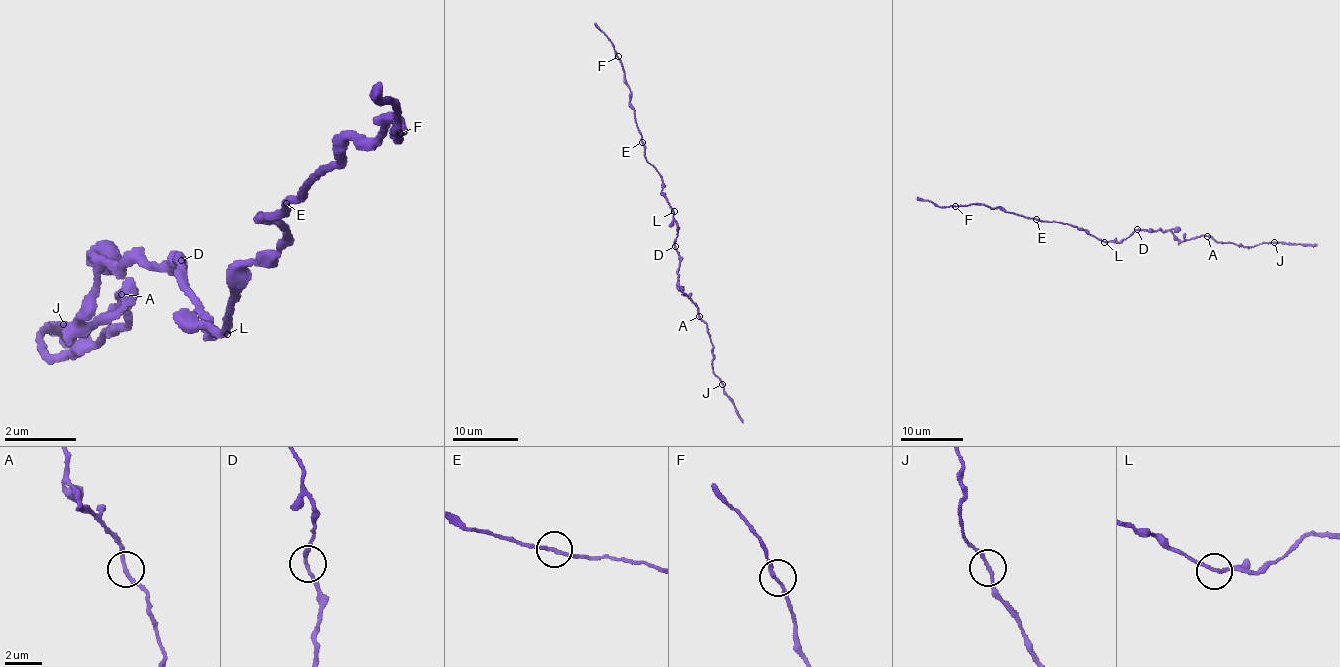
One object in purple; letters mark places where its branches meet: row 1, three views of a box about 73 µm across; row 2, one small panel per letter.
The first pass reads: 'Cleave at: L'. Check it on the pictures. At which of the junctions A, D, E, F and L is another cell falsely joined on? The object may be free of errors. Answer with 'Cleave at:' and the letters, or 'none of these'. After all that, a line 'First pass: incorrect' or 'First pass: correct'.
Cleave at: none of these
First pass: incorrect

